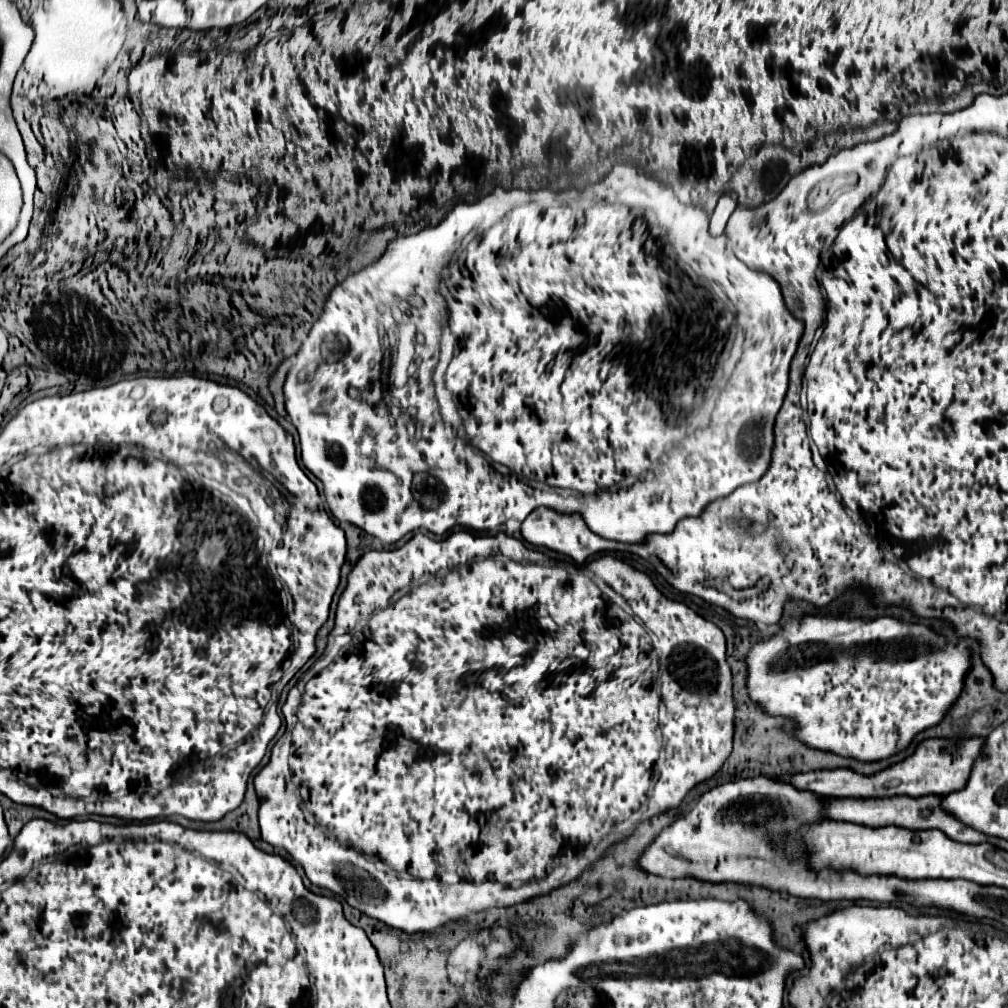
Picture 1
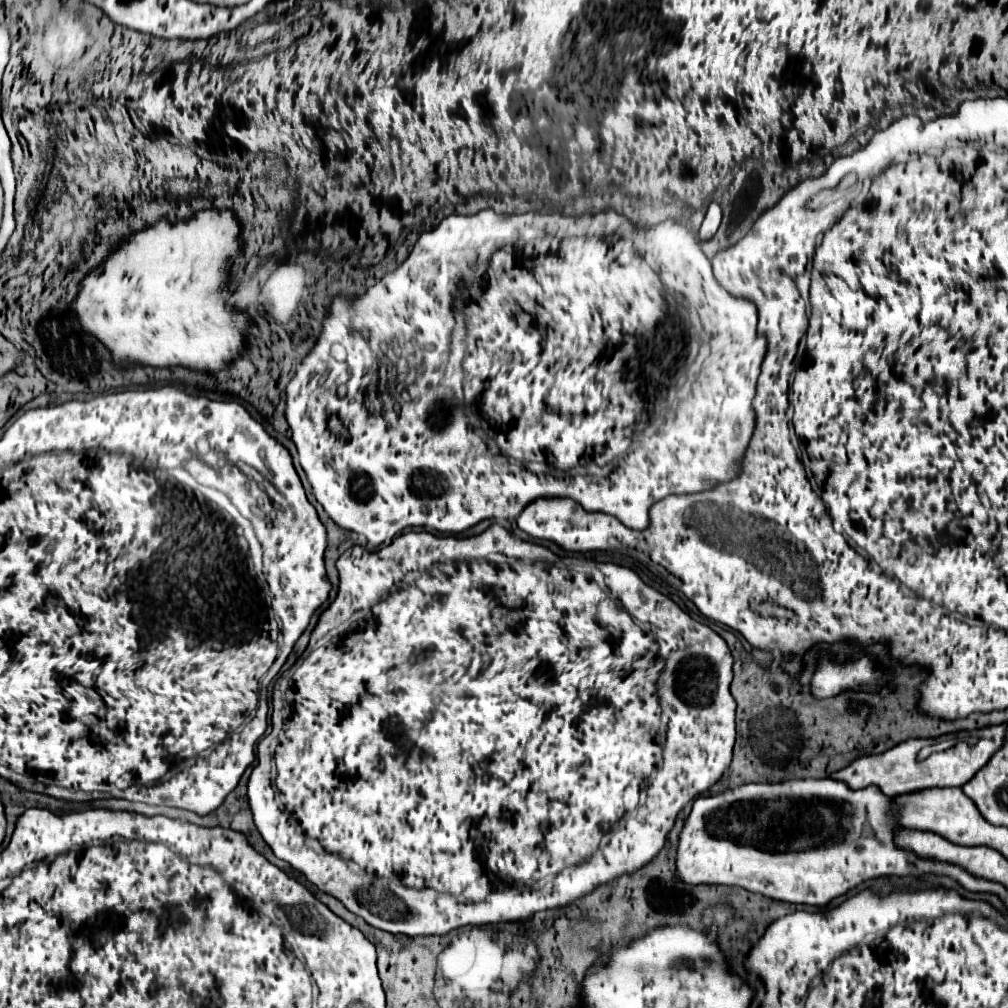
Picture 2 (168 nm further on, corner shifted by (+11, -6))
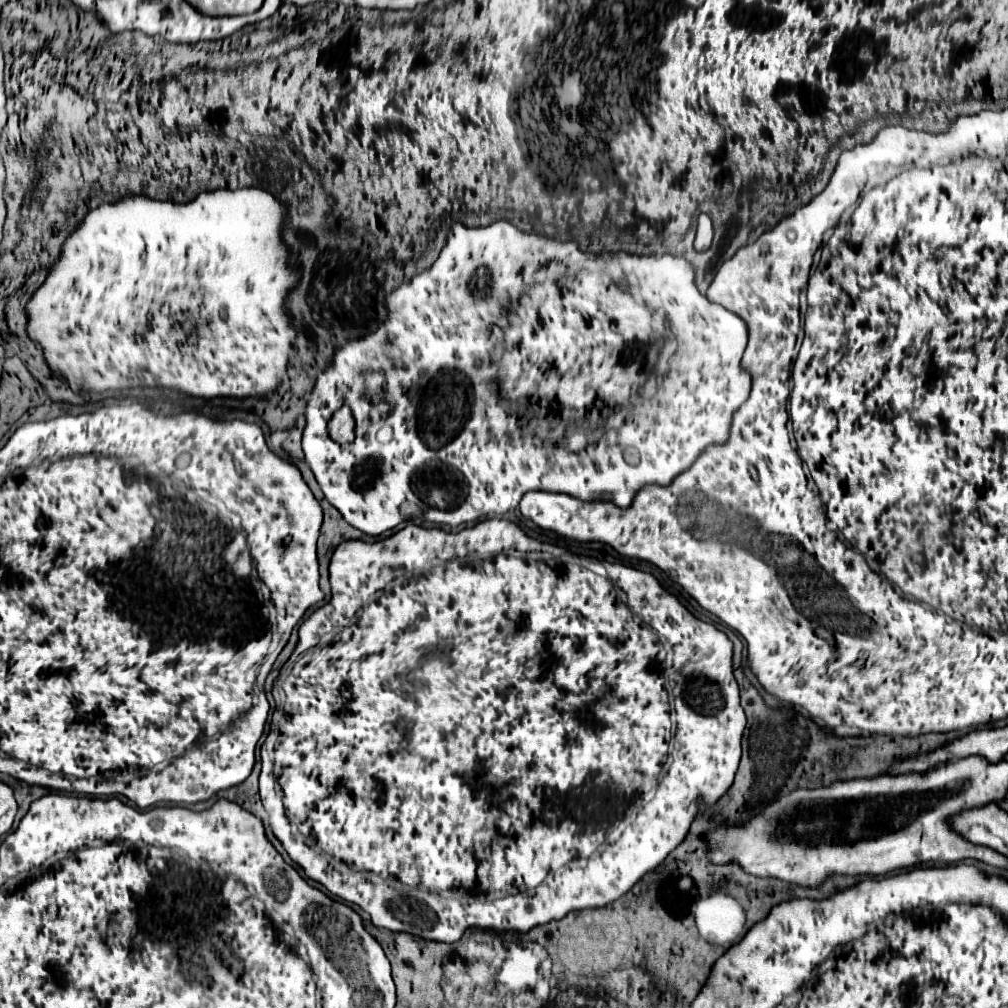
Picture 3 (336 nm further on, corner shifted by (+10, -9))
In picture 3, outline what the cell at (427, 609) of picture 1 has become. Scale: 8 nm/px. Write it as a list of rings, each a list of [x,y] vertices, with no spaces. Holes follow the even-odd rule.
[[[485,519],[485,521],[479,521],[474,527],[465,528],[463,531],[459,531],[459,533],[445,533],[443,529],[437,529],[437,527],[425,529],[425,527],[419,527],[419,525],[405,525],[403,529],[399,529],[397,533],[393,533],[391,537],[383,537],[383,539],[379,539],[375,543],[365,543],[365,541],[359,541],[359,539],[343,541],[335,549],[335,553],[331,557],[331,565],[329,565],[329,573],[331,573],[331,577],[329,577],[329,583],[331,583],[331,601],[325,603],[325,605],[321,605],[317,611],[313,611],[313,615],[309,619],[305,619],[302,622],[298,630],[299,643],[301,645],[297,643],[297,647],[295,647],[292,655],[281,668],[281,671],[285,668],[289,669],[289,677],[286,679],[285,673],[281,673],[277,678],[277,685],[280,686],[283,684],[283,691],[285,691],[285,707],[283,707],[285,709],[285,715],[281,717],[281,721],[277,725],[273,725],[271,733],[267,735],[265,743],[261,745],[263,769],[261,769],[261,777],[259,777],[259,793],[261,793],[263,807],[269,813],[271,829],[273,829],[275,837],[283,843],[285,851],[289,853],[289,857],[299,867],[303,867],[303,871],[307,873],[307,877],[311,877],[311,879],[319,881],[321,885],[325,885],[329,889],[329,893],[333,893],[335,897],[339,897],[343,901],[355,903],[365,913],[369,913],[371,923],[375,927],[383,927],[383,929],[389,929],[389,931],[407,931],[407,933],[413,933],[413,935],[419,935],[419,937],[431,939],[431,941],[455,943],[455,941],[459,941],[463,937],[463,933],[469,927],[527,933],[529,929],[533,929],[537,925],[545,925],[549,921],[563,919],[569,911],[581,911],[581,909],[587,909],[587,907],[605,907],[605,905],[617,901],[619,897],[623,897],[643,875],[647,875],[649,871],[655,871],[665,861],[665,857],[685,839],[691,823],[701,813],[701,805],[703,807],[711,807],[731,787],[731,783],[733,783],[733,775],[737,771],[739,757],[741,757],[741,739],[743,739],[743,731],[745,731],[747,719],[745,719],[745,713],[743,713],[743,709],[739,705],[739,685],[737,685],[737,681],[733,677],[733,669],[731,669],[733,645],[731,645],[729,637],[723,631],[715,629],[711,623],[705,623],[705,621],[693,617],[677,601],[675,595],[667,593],[661,587],[661,583],[651,573],[645,573],[645,571],[639,571],[639,569],[627,567],[619,563],[606,563],[609,579],[605,579],[605,577],[599,577],[599,575],[607,575],[606,569],[601,562],[596,560],[590,563],[589,569],[592,571],[589,571],[589,569],[585,569],[585,567],[581,567],[577,563],[561,561],[561,557],[557,557],[561,553],[563,551],[559,547],[553,547],[553,545],[551,545],[551,553],[545,551],[541,541],[527,536],[521,531],[519,526],[511,523],[511,521],[507,521],[507,519]],[[661,637],[665,637],[669,641],[669,645],[671,645],[671,649],[675,653],[675,657],[673,657],[673,669],[677,669],[677,685],[673,685],[673,709],[675,709],[677,733],[673,737],[673,765],[669,765],[667,773],[661,777],[661,783],[659,783],[659,775],[661,775],[663,765],[667,761],[667,755],[669,755],[667,749],[669,749],[669,741],[671,741],[671,703],[669,703],[669,691],[665,687],[663,669],[661,669],[663,663],[665,663],[665,647],[661,643]],[[587,779],[593,779],[595,785],[605,785],[605,789],[599,789],[599,791],[593,789],[591,791],[591,789],[581,787]],[[569,789],[573,789],[573,793],[569,793],[569,797],[565,797],[565,809],[563,809],[559,805],[559,801],[557,801],[557,795],[565,795]],[[461,893],[467,893],[467,895],[475,897],[477,901],[461,901]]]

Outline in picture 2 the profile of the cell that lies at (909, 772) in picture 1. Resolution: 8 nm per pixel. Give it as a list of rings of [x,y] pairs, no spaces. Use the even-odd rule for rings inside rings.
[[[990,726],[988,730],[960,732],[960,734],[952,734],[946,738],[962,738],[962,736],[976,736],[978,744],[974,748],[968,748],[966,744],[958,744],[946,752],[932,754],[926,762],[916,762],[920,748],[932,744],[932,740],[920,740],[920,738],[918,740],[906,740],[884,754],[858,758],[856,762],[846,766],[844,770],[830,774],[830,778],[844,782],[850,790],[878,786],[880,792],[890,796],[890,798],[896,798],[896,796],[908,794],[908,792],[916,792],[916,790],[924,790],[924,788],[934,788],[934,786],[936,788],[960,788],[966,782],[970,782],[976,776],[976,772],[988,762],[988,758],[992,758],[992,754],[1000,748],[1000,742],[1004,740],[1004,726]]]

